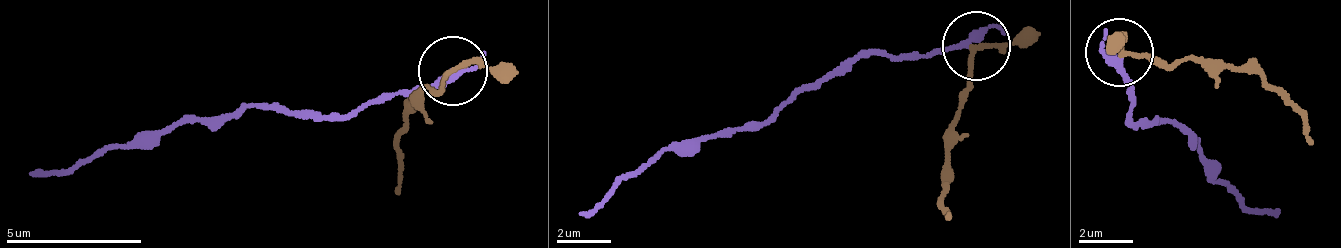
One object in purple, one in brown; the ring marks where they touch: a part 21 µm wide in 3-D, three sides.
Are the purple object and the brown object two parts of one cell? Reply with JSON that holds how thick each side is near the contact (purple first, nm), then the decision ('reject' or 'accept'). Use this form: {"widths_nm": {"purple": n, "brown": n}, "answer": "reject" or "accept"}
{"widths_nm": {"purple": 280, "brown": 170}, "answer": "reject"}

